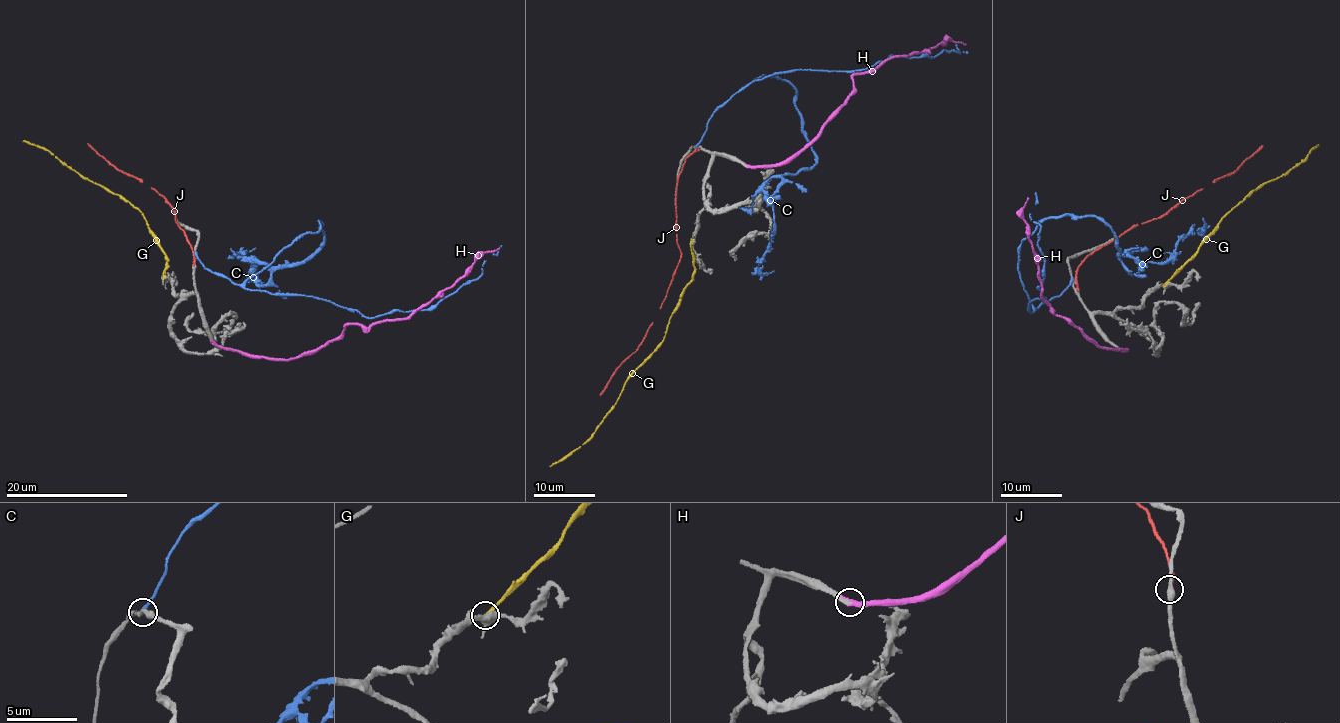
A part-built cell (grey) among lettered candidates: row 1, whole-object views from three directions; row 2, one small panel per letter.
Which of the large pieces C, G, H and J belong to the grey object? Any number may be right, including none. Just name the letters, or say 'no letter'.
H

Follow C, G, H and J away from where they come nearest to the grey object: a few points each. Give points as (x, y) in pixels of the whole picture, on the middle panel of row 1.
C: (697, 147), (737, 92), (760, 76), (788, 80), (817, 161), (785, 173), (774, 194), (761, 263), (774, 271)
G: (691, 241), (692, 277), (671, 313), (663, 341), (628, 378), (613, 408), (595, 433), (549, 466)
H: (749, 166), (786, 161), (842, 104), (853, 90), (854, 75), (949, 39), (965, 44)
J: (698, 150), (688, 156), (679, 175), (675, 201), (681, 255), (672, 284), (643, 342), (617, 369), (600, 396)

